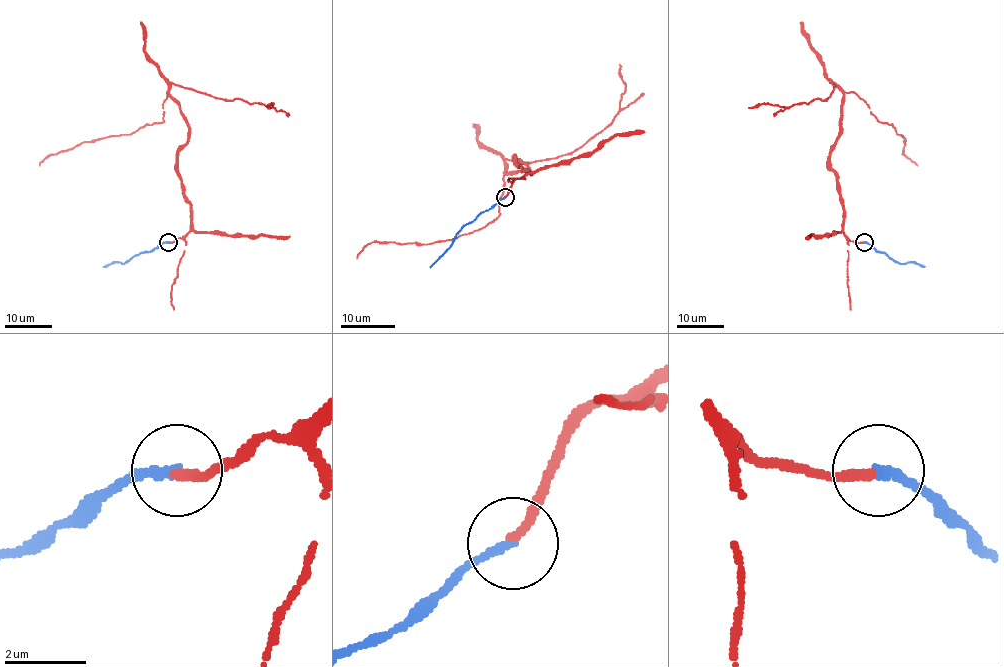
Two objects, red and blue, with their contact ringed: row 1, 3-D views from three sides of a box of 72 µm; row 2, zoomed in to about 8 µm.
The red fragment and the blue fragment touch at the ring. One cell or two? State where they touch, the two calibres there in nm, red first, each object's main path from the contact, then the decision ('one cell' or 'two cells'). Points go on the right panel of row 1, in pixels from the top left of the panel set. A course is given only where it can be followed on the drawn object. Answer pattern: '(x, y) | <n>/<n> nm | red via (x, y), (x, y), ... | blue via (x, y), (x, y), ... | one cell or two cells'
(864, 242) | 240/240 nm | red via (863, 241), (843, 229), (830, 168), (845, 93), (905, 139), (917, 165) | blue via (864, 241), (897, 263), (918, 263), (925, 266) | one cell

